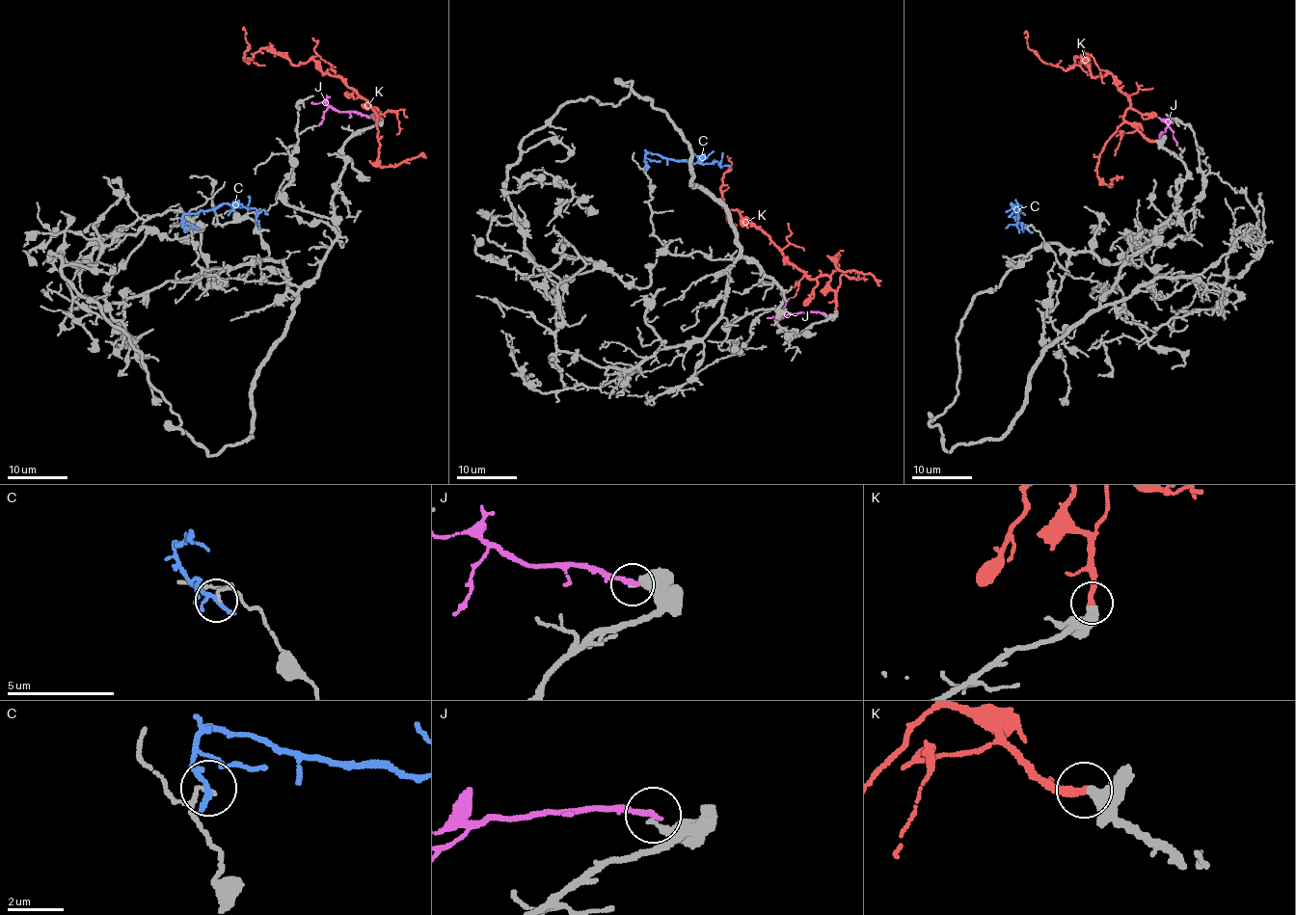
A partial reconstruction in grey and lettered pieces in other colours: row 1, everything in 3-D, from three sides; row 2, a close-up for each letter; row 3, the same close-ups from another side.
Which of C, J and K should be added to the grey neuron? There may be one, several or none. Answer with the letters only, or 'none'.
K

